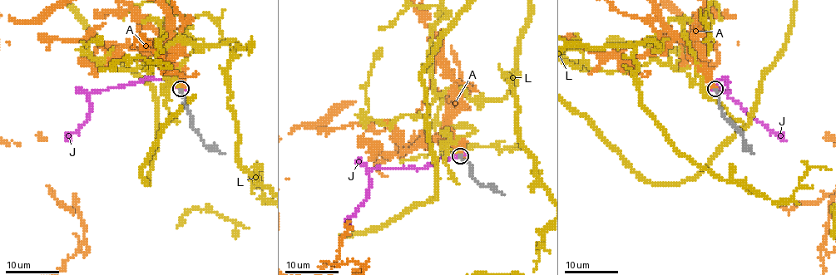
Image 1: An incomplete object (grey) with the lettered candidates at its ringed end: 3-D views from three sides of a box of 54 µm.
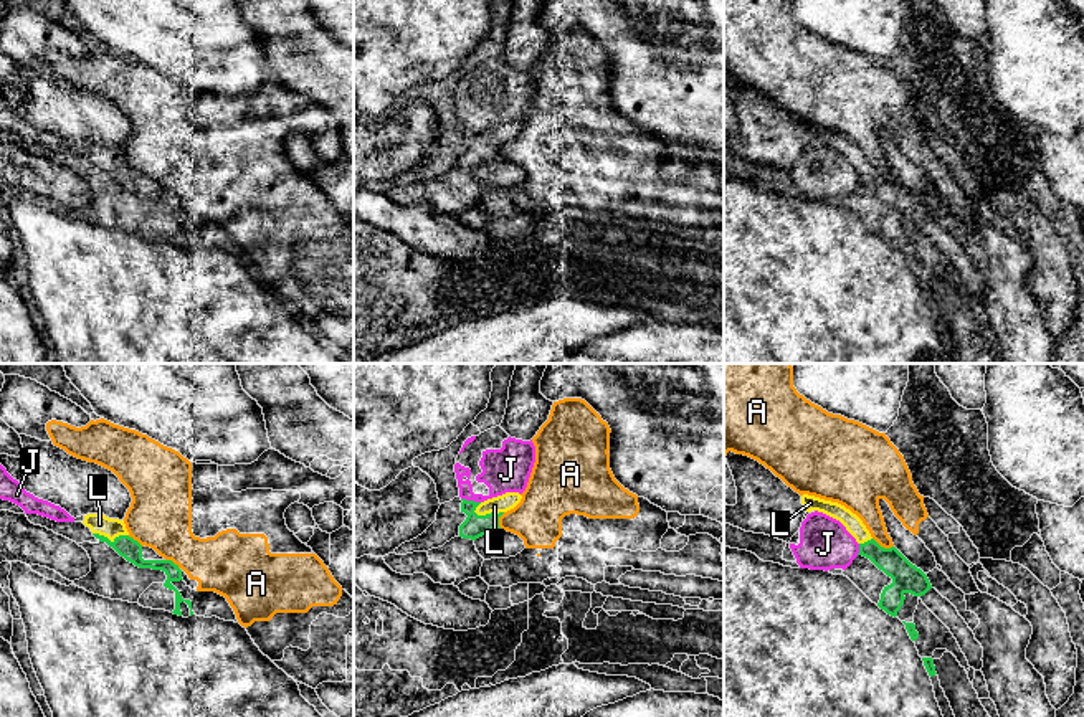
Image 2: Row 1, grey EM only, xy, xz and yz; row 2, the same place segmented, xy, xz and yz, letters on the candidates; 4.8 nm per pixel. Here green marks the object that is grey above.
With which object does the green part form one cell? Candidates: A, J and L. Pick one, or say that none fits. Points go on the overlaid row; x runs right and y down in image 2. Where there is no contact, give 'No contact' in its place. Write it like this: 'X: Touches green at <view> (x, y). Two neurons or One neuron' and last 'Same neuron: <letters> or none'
A: Touches green at yz (883, 547). Two neurons
J: Touches green at xz (471, 501). Two neurons
L: Touches green at xz (488, 514). One neuron
Same neuron: L

